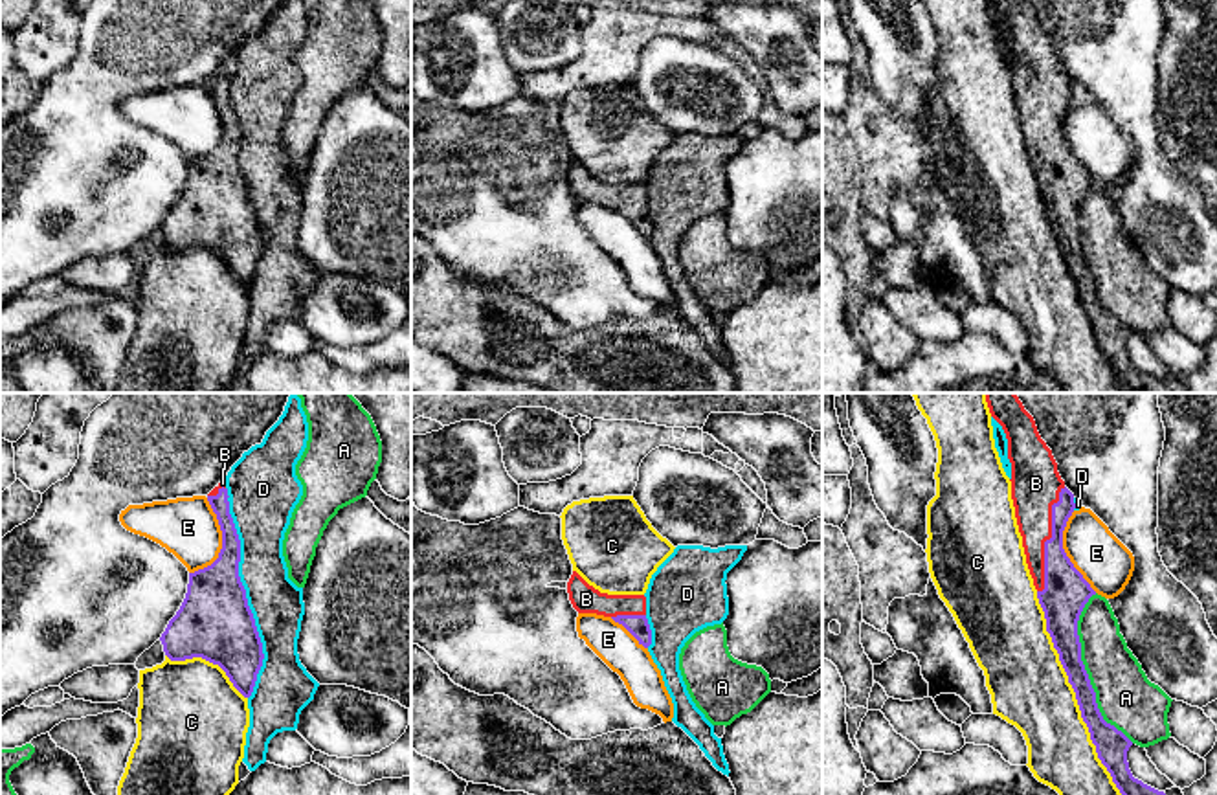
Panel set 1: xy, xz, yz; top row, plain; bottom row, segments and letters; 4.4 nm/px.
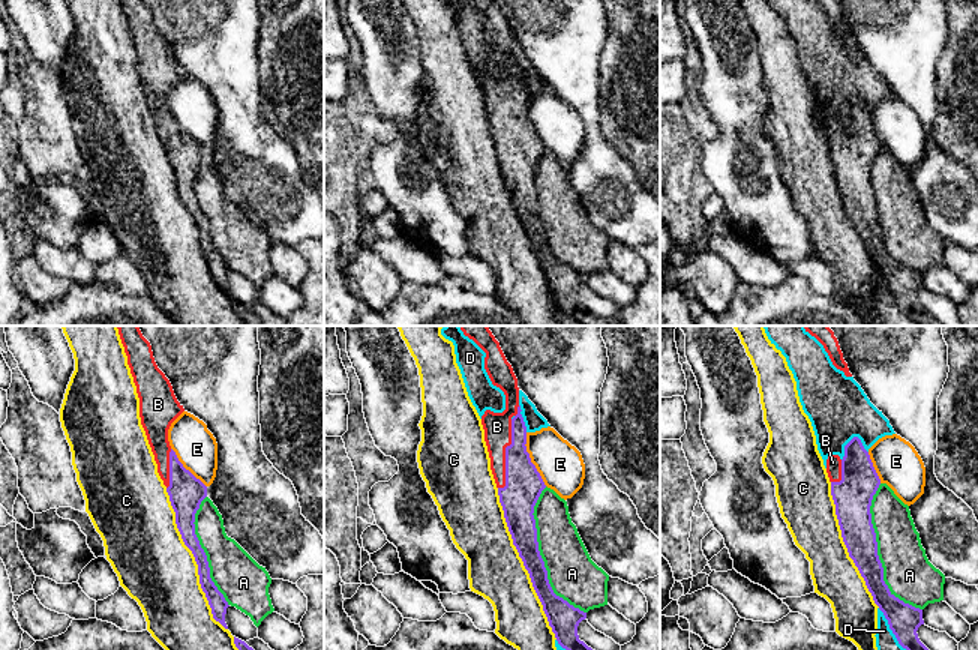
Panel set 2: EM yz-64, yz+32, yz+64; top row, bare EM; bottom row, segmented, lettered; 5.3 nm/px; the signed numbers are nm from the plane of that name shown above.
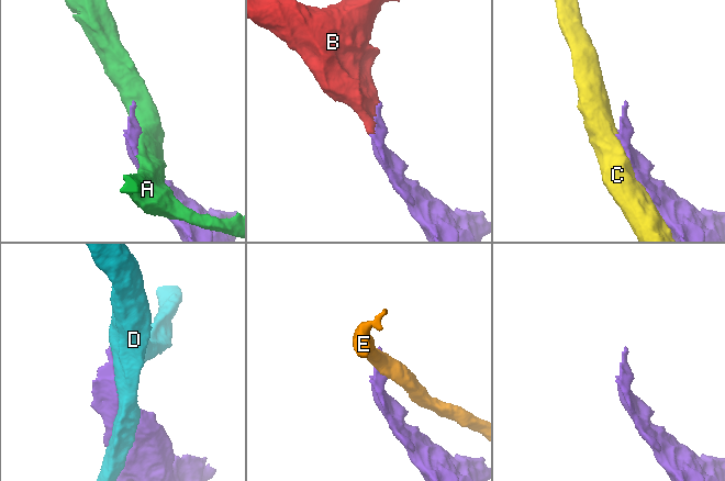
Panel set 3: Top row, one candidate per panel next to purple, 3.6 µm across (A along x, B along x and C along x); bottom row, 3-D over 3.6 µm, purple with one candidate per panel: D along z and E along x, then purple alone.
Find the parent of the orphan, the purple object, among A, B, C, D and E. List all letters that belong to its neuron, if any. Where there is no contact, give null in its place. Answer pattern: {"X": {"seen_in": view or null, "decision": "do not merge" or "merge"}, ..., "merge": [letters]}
{"A": {"seen_in": "yz", "decision": "do not merge"}, "B": {"seen_in": "yz", "decision": "merge"}, "C": {"seen_in": "yz", "decision": "do not merge"}, "D": {"seen_in": "xy", "decision": "do not merge"}, "E": {"seen_in": "xy", "decision": "do not merge"}, "merge": ["B"]}

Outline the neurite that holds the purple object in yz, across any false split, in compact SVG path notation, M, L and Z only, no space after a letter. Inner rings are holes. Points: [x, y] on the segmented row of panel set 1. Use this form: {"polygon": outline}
{"polygon": "M986 393L991 417L1002 426L1011 463L1011 499L1026 564L1044 611L1046 632L1076 692L1098 758L1122 795L1166 795L1134 778L1127 751L1133 742L1107 723L1081 661L1079 615L1096 591L1063 549L1063 531L1072 516L1074 494L1057 472L1052 450L1041 439L1033 417L1015 393Z"}

